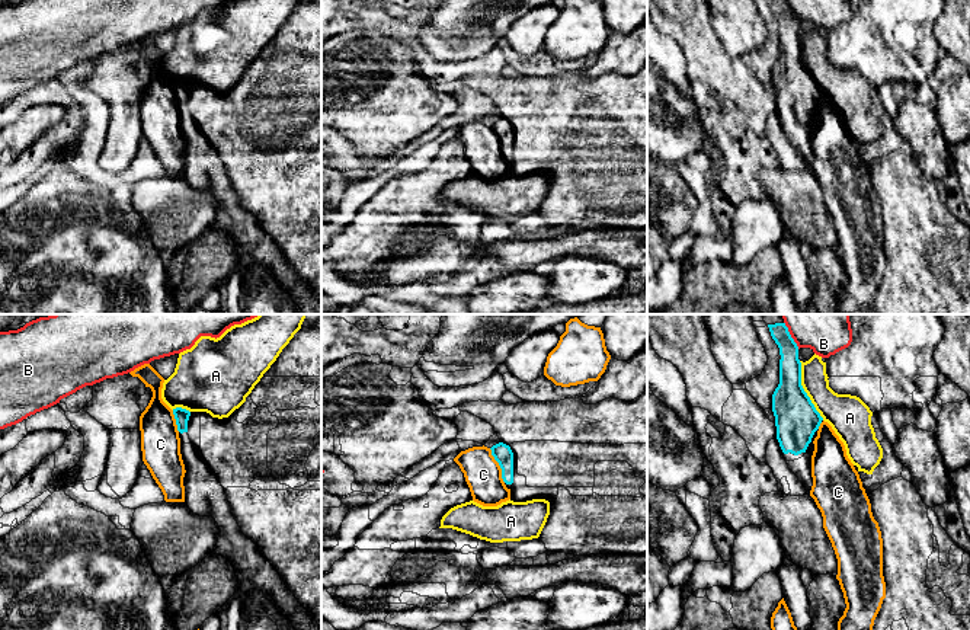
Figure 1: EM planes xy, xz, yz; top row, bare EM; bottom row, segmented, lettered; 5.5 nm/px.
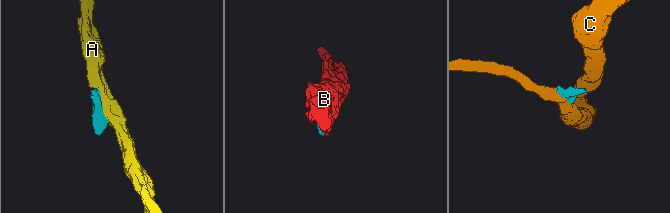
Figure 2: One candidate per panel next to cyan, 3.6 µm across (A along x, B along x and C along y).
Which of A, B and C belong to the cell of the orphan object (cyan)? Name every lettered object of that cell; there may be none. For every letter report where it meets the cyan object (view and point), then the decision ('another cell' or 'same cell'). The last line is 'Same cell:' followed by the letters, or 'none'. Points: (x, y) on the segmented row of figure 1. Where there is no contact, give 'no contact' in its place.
A: meets cyan in yz at (803, 390); another cell
B: meets cyan in yz at (790, 335); another cell
C: meets cyan in xz at (499, 464); another cell
Same cell: none

